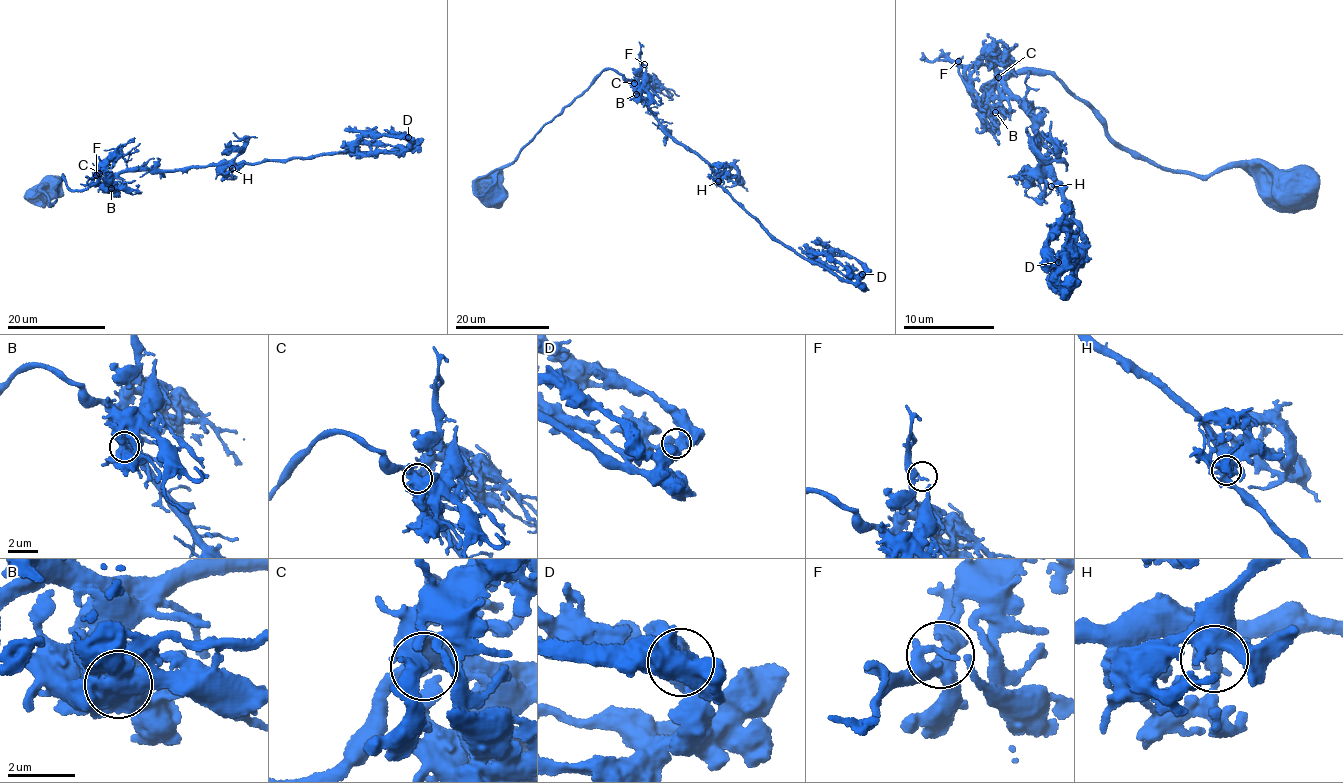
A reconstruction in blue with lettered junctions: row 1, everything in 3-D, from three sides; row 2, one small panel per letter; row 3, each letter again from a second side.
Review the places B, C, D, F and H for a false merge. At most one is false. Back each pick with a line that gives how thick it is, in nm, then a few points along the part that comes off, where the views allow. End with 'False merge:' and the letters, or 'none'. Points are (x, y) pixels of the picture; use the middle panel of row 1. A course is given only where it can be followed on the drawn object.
False merge: none

